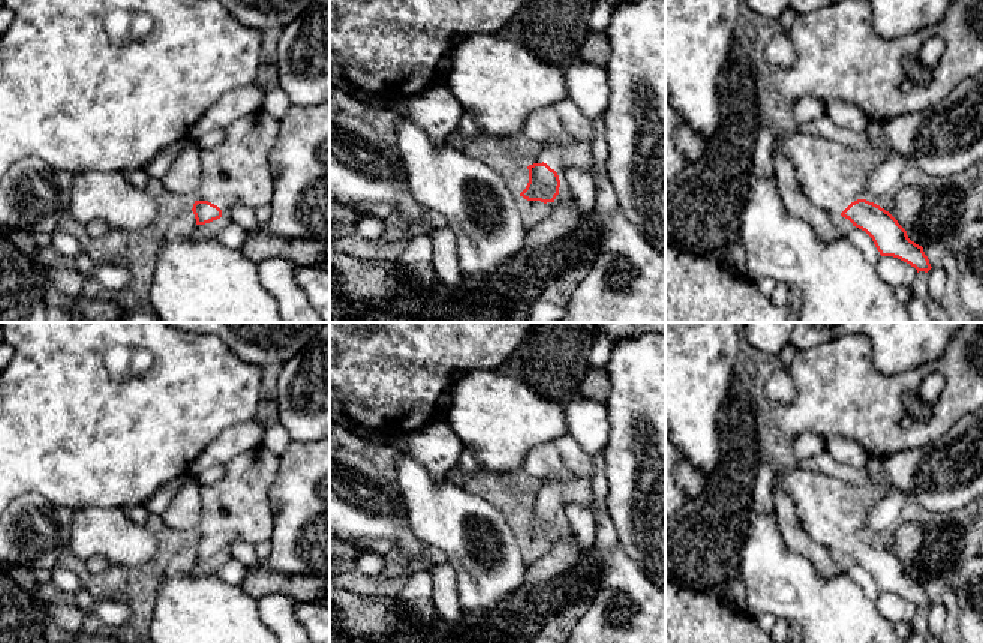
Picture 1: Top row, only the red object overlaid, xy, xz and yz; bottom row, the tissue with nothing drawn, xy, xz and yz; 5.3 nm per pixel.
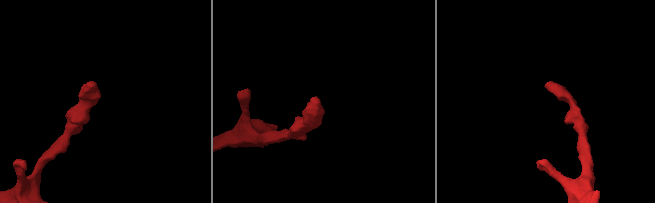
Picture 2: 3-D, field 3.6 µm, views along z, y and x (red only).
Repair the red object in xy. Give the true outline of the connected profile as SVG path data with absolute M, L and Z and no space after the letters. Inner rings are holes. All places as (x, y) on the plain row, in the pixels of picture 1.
M259 445L225 465L225 475L211 486L201 486L201 520L193 540L196 561L222 553L222 549L240 540L249 544L270 541L274 516L268 499L270 487L277 477L280 457Z

